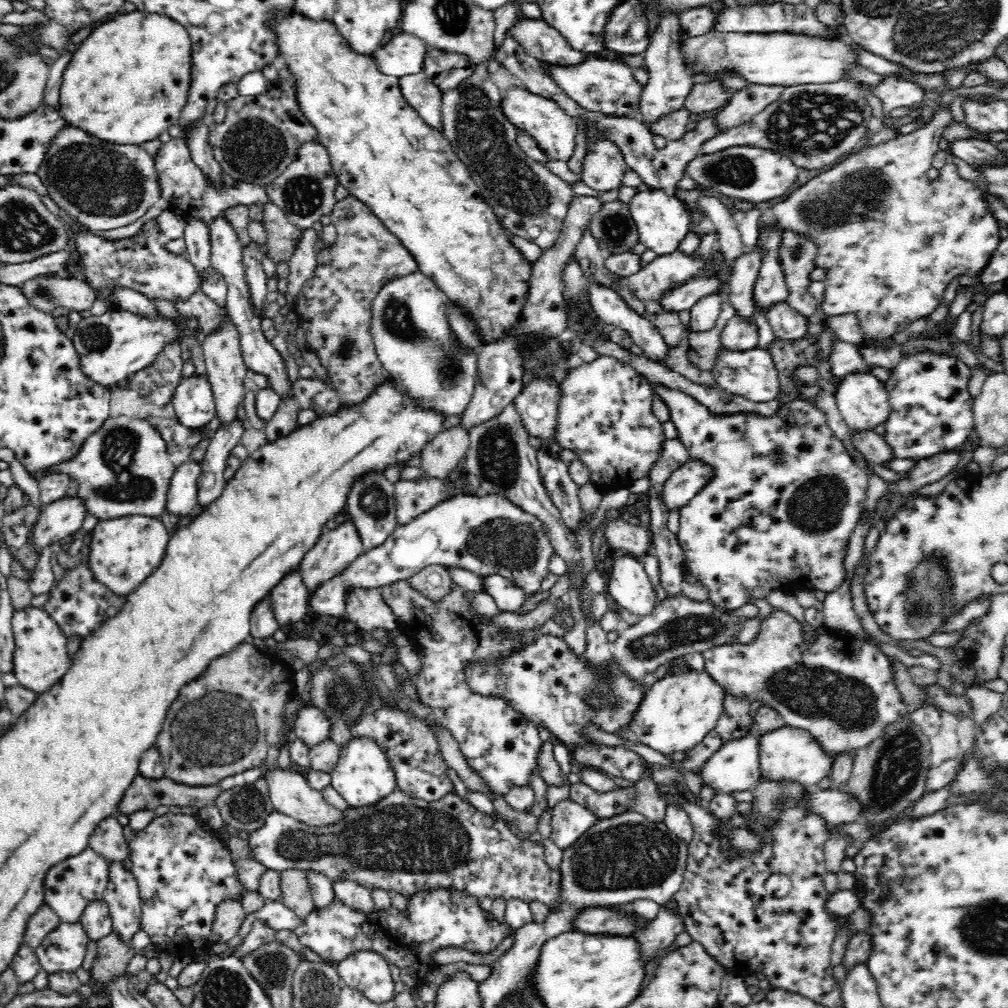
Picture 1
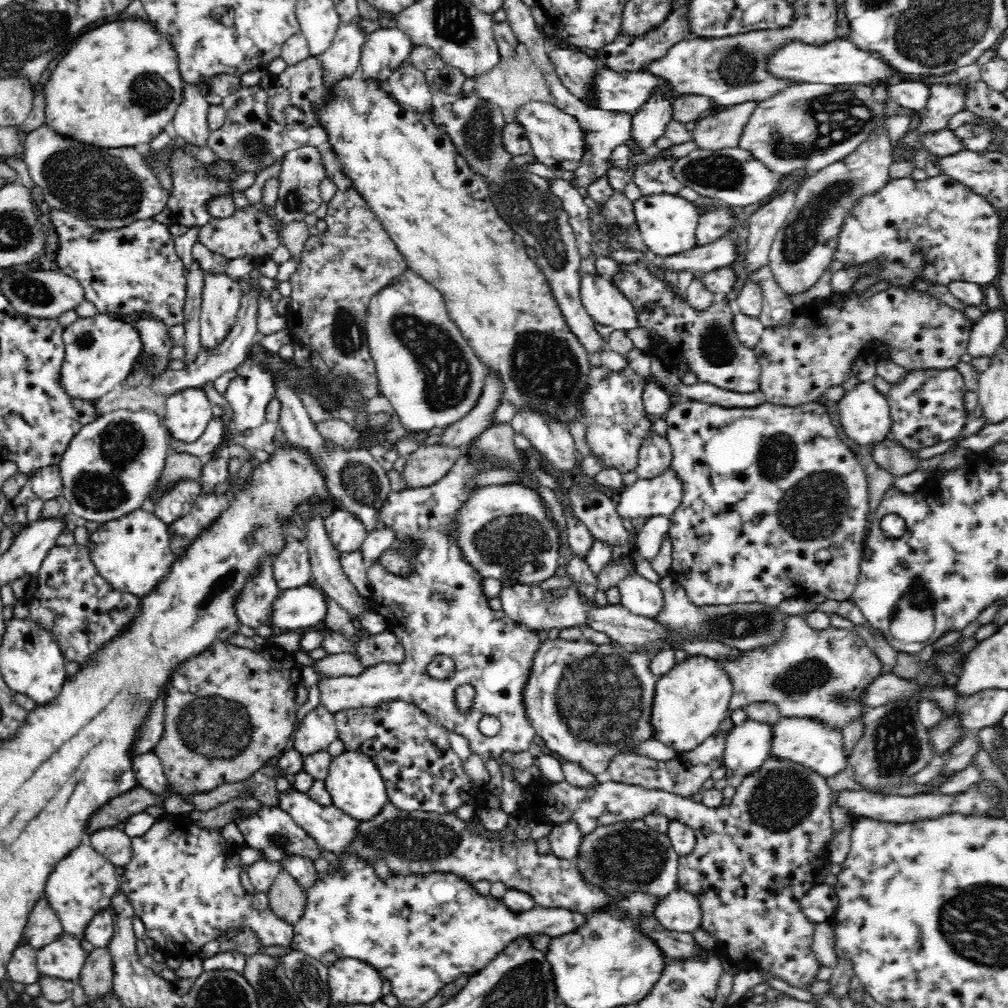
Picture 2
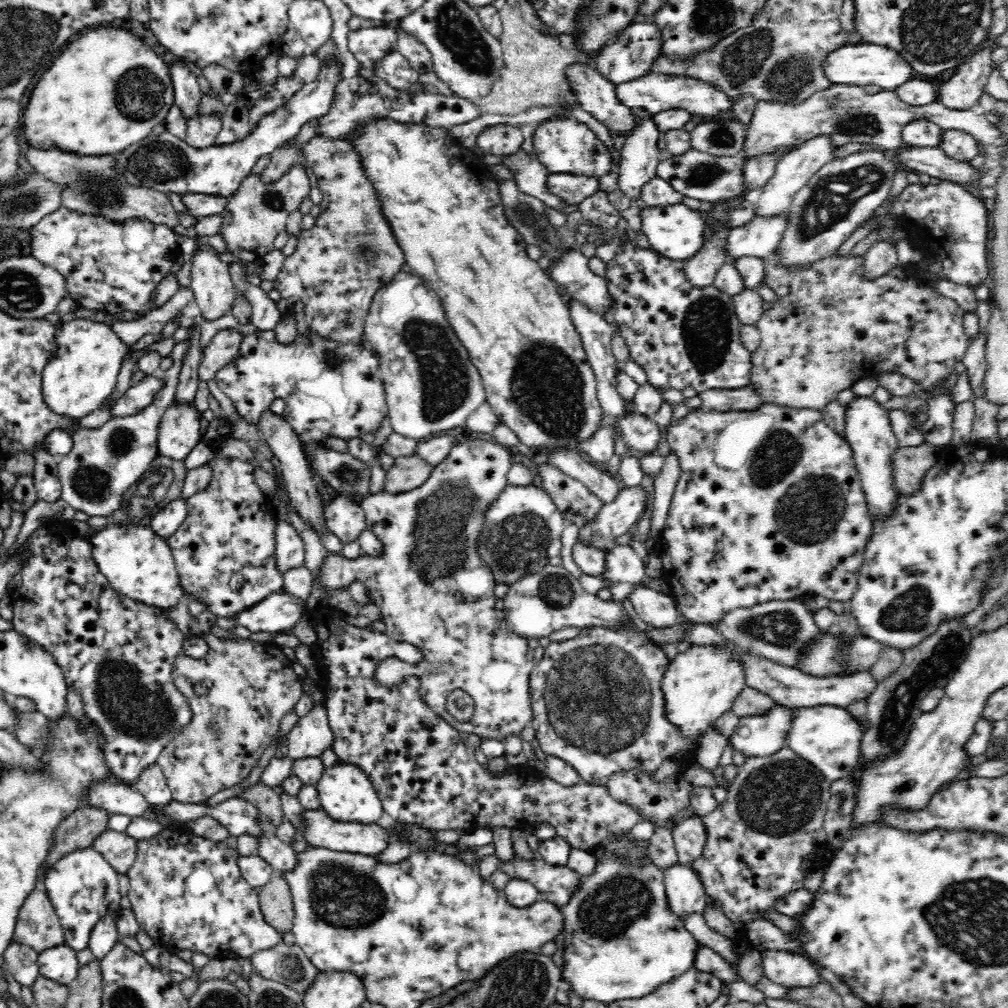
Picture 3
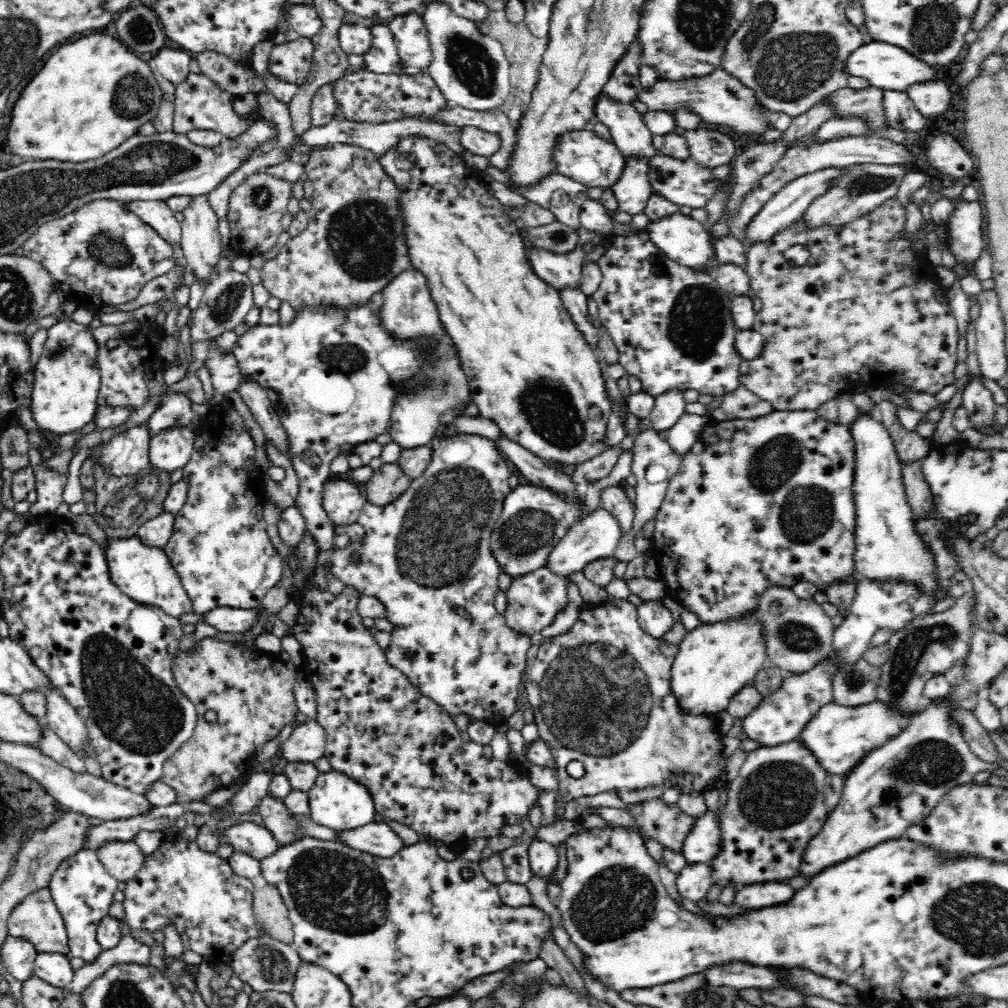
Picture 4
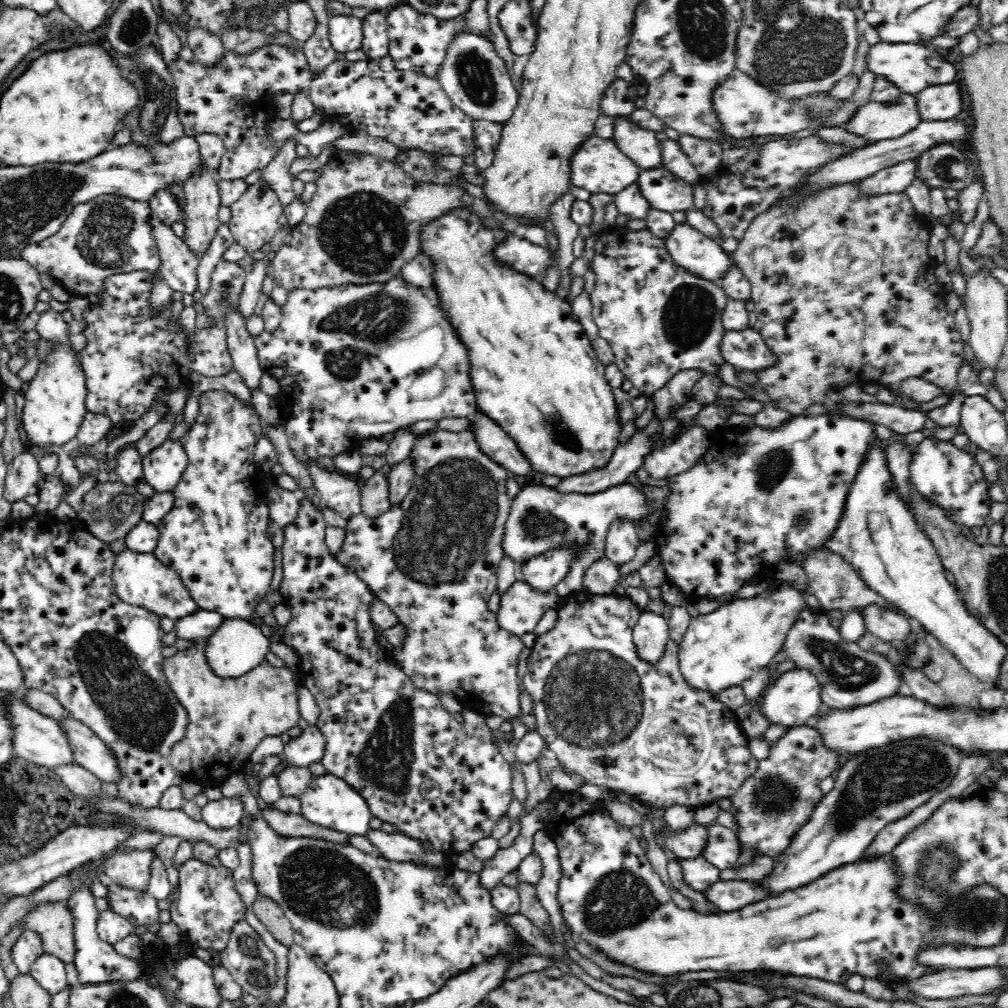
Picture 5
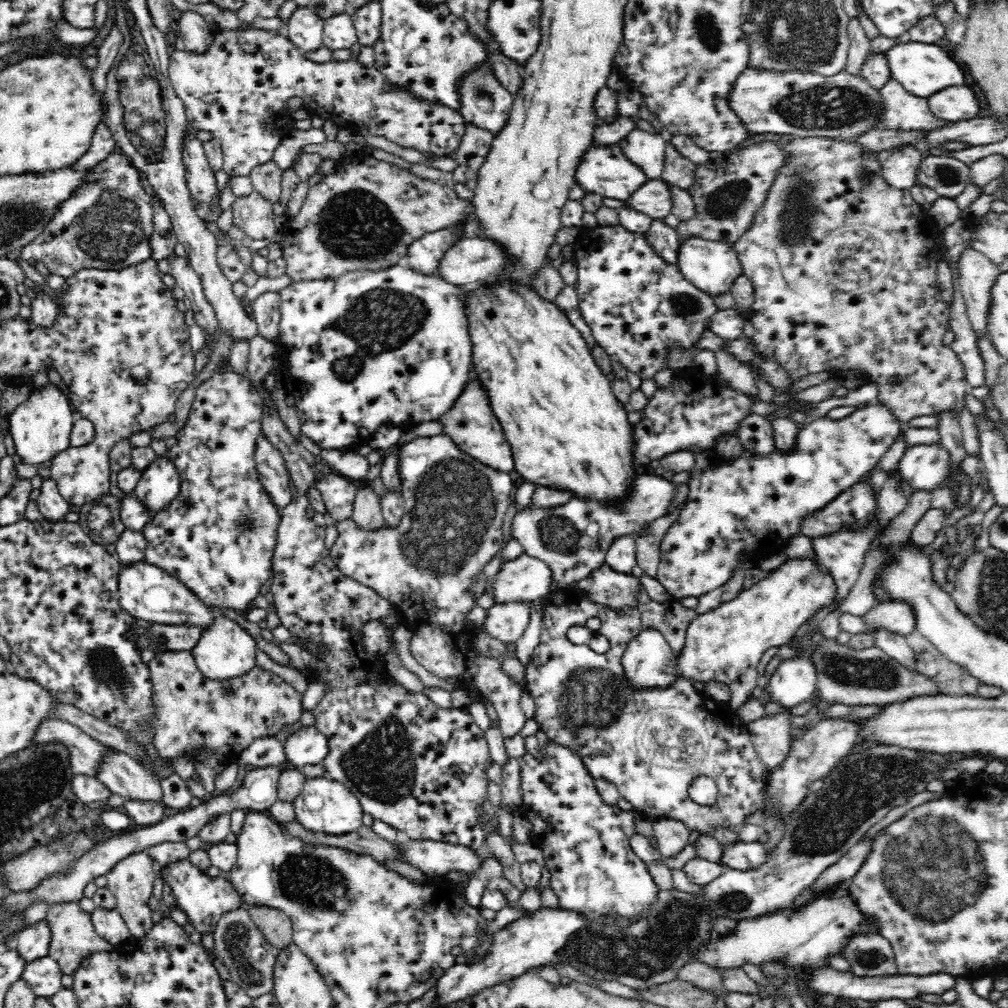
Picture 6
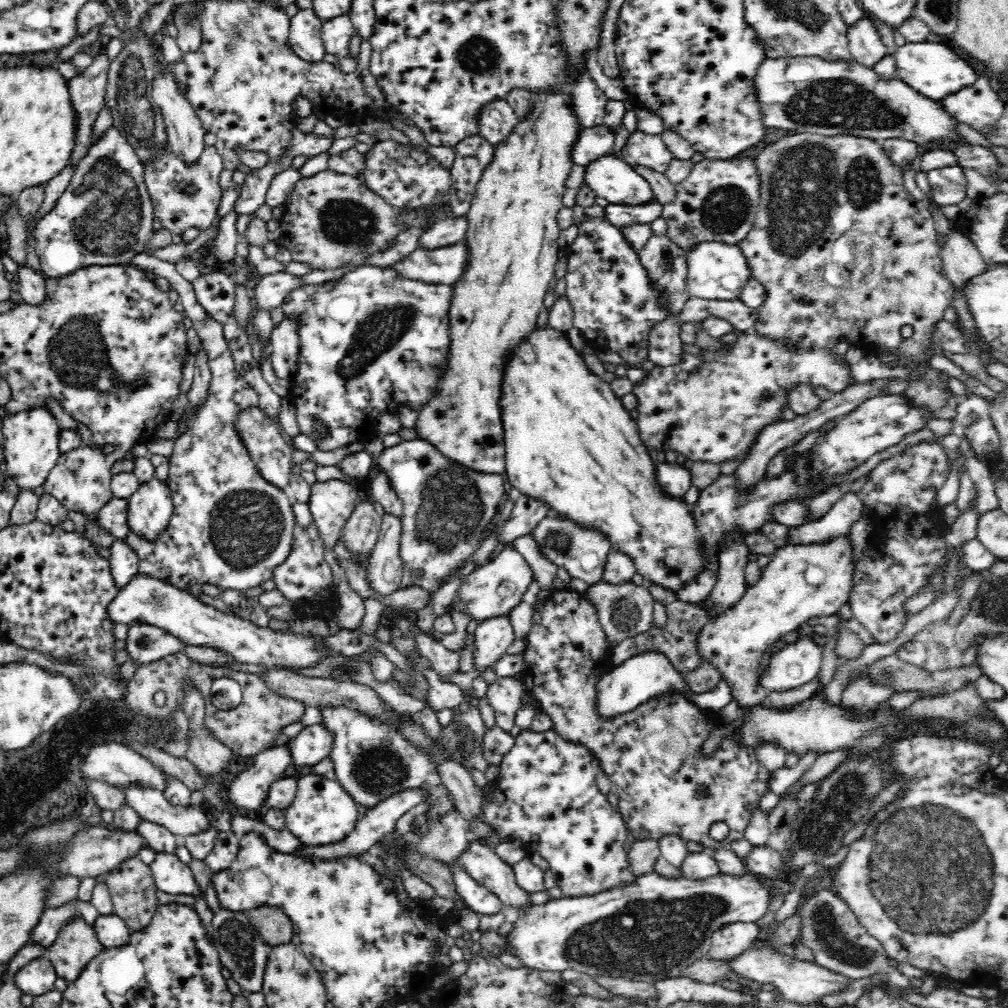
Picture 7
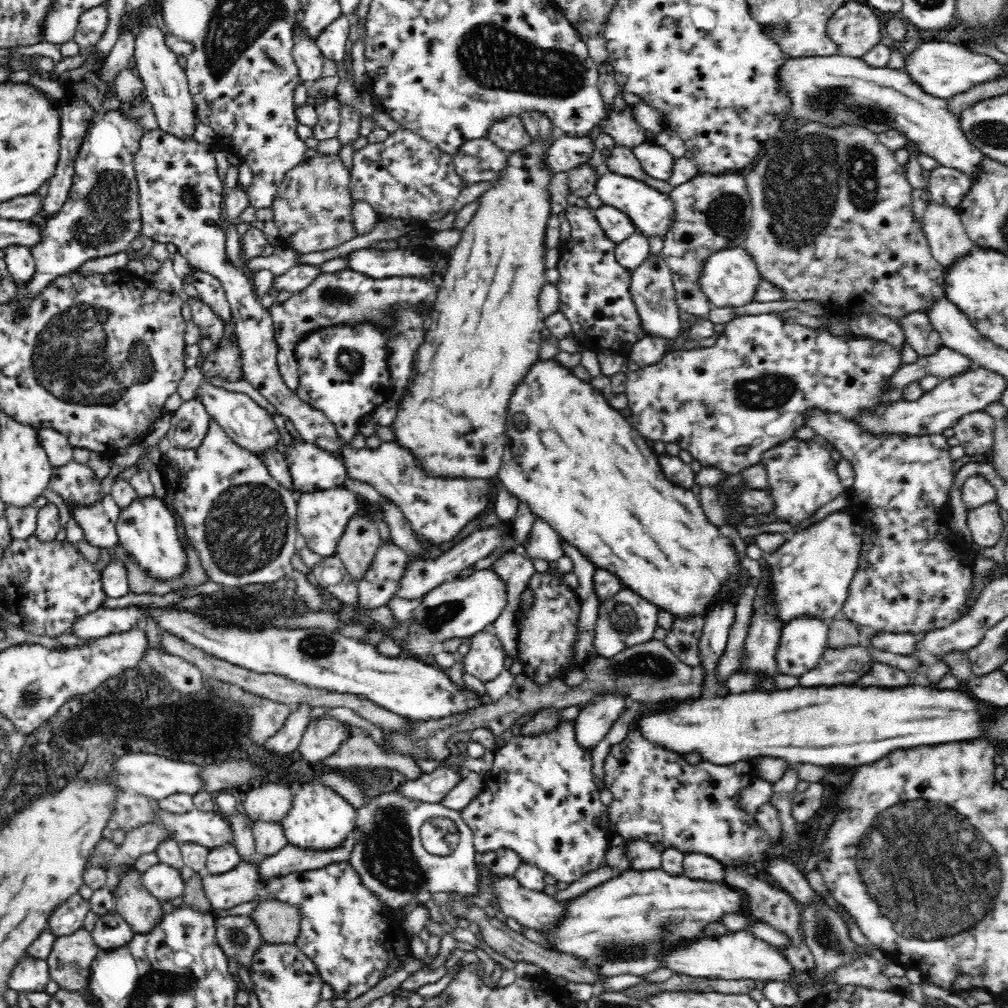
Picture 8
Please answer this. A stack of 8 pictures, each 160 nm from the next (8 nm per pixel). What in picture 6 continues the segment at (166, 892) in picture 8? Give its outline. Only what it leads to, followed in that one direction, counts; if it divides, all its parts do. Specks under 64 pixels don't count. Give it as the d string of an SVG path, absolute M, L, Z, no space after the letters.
M188 859L174 862L164 868L162 879L170 886L174 893L174 906L172 906L172 917L178 918L189 930L196 930L201 936L212 934L218 922L227 914L234 910L244 908L245 905L240 899L240 895L227 875L221 874L212 878L199 867L191 864Z

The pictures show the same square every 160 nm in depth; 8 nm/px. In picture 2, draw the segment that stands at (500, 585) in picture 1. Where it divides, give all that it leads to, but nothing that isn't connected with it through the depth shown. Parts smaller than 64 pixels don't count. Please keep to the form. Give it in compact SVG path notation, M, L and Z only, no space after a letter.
M566 574L554 575L540 586L524 584L503 586L498 597L501 610L508 617L538 632L554 628L562 630L568 627L590 626L608 635L613 643L635 647L654 639L664 638L664 630L660 629L653 619L632 614L620 603L616 605L608 603L606 606L599 606L596 602L584 604Z

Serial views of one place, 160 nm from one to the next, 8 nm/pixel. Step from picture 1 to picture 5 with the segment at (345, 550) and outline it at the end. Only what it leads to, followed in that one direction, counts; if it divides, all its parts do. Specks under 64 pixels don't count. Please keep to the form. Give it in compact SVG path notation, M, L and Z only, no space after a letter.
M316 462L306 468L312 475L313 485L318 489L323 505L329 510L345 519L362 512L361 488L347 474L337 470L325 471Z

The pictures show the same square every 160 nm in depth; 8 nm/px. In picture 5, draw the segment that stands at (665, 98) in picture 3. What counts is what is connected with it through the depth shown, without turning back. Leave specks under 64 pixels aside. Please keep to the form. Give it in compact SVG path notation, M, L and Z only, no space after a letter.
M736 69L727 74L716 90L712 91L711 103L723 134L732 138L759 138L772 134L797 136L815 128L841 126L860 107L852 99L832 102L827 98L827 92L798 102L786 102L769 88Z

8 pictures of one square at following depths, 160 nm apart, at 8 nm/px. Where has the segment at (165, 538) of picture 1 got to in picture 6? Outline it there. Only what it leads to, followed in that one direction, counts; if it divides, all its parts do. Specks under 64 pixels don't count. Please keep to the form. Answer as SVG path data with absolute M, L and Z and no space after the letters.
M145 560L121 565L117 574L117 581L122 609L127 610L128 613L136 618L142 618L142 620L163 625L202 625L204 630L206 630L207 626L213 621L214 611L208 609L207 606L191 591L191 589L188 589L179 578L168 573L163 567L153 565Z

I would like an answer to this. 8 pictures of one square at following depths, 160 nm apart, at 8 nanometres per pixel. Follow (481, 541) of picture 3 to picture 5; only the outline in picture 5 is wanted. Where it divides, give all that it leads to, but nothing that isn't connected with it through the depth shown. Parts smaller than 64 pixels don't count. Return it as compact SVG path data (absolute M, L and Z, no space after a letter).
M629 482L595 494L559 491L554 486L544 486L542 483L528 485L521 488L518 496L510 502L501 542L503 555L516 564L523 565L551 548L578 541L582 545L580 557L572 564L571 573L554 588L561 597L566 597L582 590L584 571L589 564L604 556L605 534L616 517L624 515L630 517L634 524L638 524L646 520L646 516L650 516L652 512L642 487L638 488Z

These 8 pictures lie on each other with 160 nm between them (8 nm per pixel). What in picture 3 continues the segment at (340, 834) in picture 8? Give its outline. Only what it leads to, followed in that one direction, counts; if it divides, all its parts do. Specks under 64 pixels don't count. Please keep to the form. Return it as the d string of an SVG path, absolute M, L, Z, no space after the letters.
M338 762L330 768L325 768L316 787L318 787L320 806L336 820L374 824L385 811L375 783L372 782L370 775L356 763Z

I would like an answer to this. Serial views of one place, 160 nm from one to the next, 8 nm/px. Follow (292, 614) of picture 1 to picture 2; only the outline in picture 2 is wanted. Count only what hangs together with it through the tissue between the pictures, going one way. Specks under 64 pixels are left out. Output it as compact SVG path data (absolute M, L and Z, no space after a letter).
M295 537L288 538L288 546L272 565L273 577L281 592L306 586L313 579L308 549Z

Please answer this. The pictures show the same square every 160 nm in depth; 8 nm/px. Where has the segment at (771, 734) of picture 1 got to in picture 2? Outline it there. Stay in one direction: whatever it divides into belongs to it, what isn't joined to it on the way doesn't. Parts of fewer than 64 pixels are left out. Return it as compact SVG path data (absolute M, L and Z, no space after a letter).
M780 718L772 727L769 756L777 761L793 762L825 779L847 770L840 730L830 730L821 722L809 718Z

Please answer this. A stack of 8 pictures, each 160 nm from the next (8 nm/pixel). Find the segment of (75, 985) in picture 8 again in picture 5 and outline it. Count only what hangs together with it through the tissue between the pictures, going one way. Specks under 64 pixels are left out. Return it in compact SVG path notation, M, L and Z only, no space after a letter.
M38 902L9 932L14 932L14 928L35 932L42 941L44 953L56 955L68 964L74 960L73 924L72 913L63 902Z

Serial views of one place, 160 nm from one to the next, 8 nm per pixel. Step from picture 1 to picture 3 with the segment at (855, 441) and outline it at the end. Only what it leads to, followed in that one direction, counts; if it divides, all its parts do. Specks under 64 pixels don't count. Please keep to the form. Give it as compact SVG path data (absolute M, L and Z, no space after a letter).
M933 445L898 447L891 454L892 480L900 494L914 494L925 474L940 461Z

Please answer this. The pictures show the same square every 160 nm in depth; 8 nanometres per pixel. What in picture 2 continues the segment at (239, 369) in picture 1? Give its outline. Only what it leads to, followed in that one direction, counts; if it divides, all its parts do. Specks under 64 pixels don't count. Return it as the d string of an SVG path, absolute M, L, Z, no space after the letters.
M206 273L200 314L200 351L212 353L226 340L236 324L241 292L238 281L229 275Z

